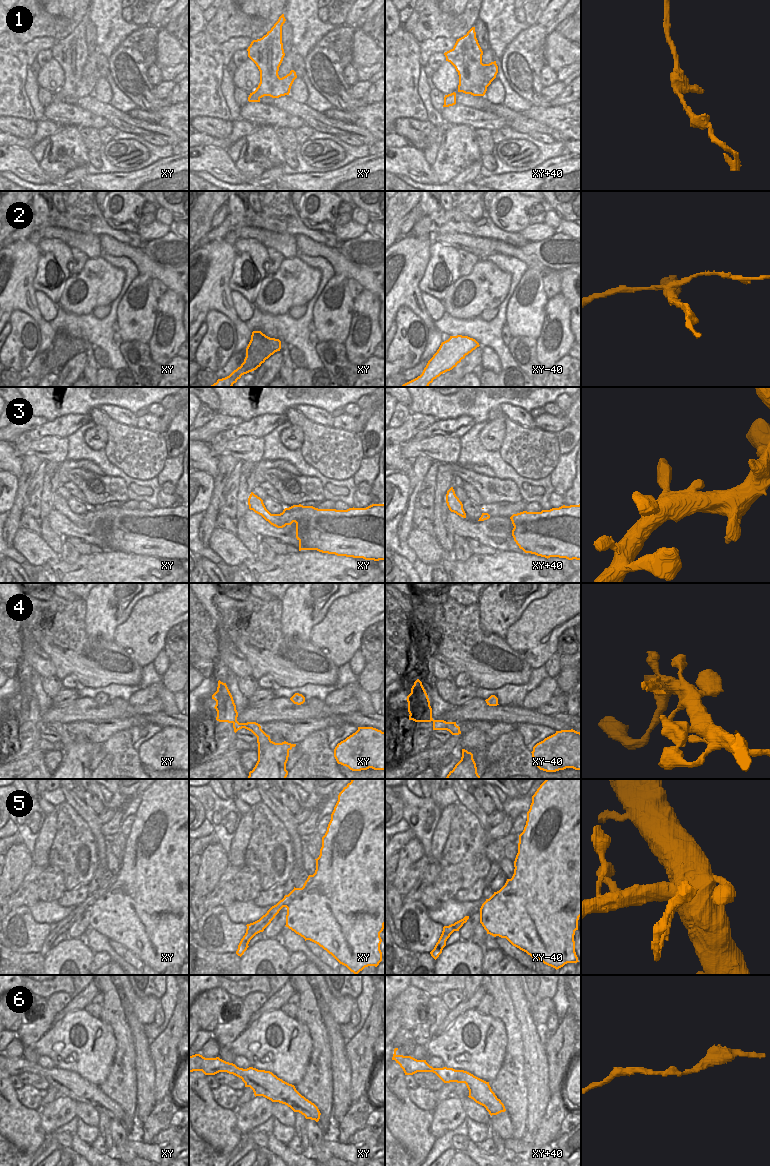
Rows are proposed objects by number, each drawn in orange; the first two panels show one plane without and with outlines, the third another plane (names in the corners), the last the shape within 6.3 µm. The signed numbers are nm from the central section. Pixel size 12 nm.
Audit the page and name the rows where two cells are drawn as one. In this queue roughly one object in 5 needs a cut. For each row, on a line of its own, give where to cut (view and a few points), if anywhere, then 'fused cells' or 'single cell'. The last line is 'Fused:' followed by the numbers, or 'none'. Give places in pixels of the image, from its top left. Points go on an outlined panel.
1: cut none; single cell
2: cut xy (268, 337), (254, 336), (251, 339); fused cells
3: cut none; single cell
4: cut xy (236, 720), (233, 723); fused cells
5: cut xy (276, 904), (282, 907); fused cells
6: cut none; single cell
Fused: 2, 4, 5

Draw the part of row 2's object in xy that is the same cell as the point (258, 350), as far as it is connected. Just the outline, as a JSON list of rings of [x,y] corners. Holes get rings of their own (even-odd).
[[[254,336],[246,348],[246,357],[244,362],[234,370],[229,376],[218,379],[210,387],[232,387],[242,375],[256,370],[275,352],[280,351],[281,341],[275,338],[261,339]]]

